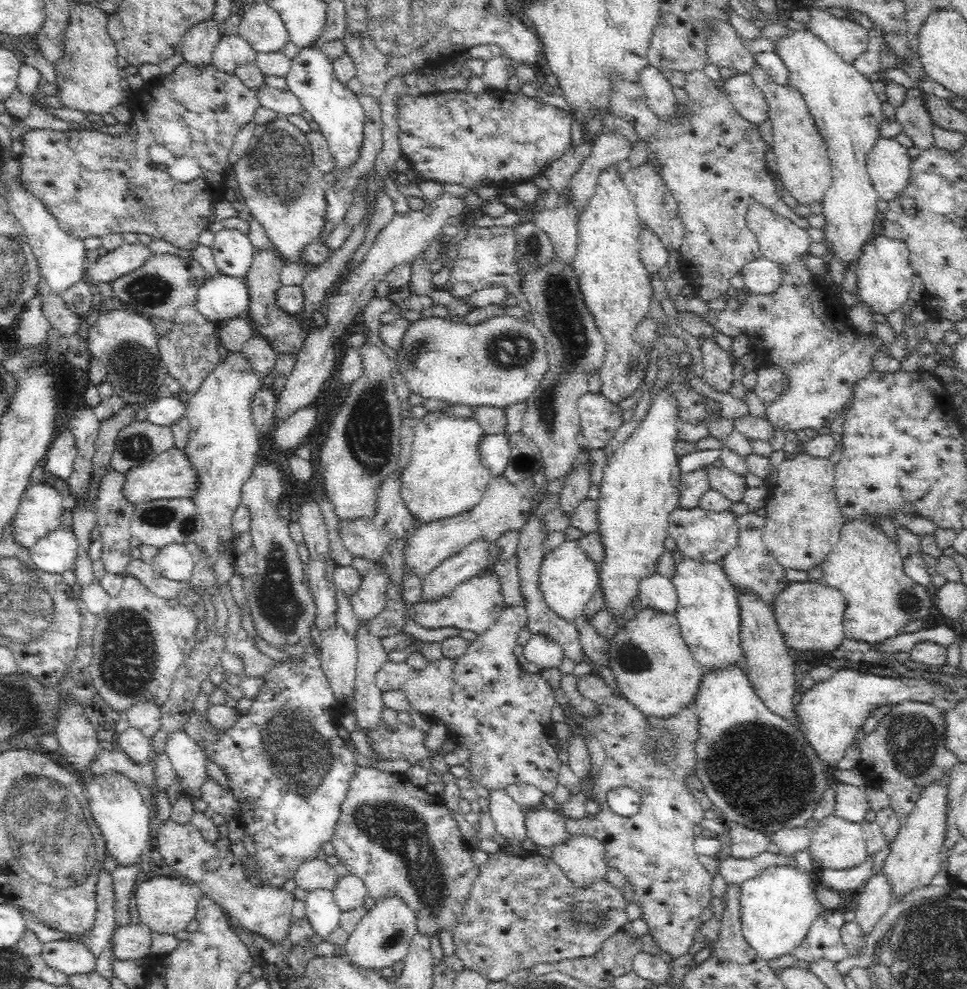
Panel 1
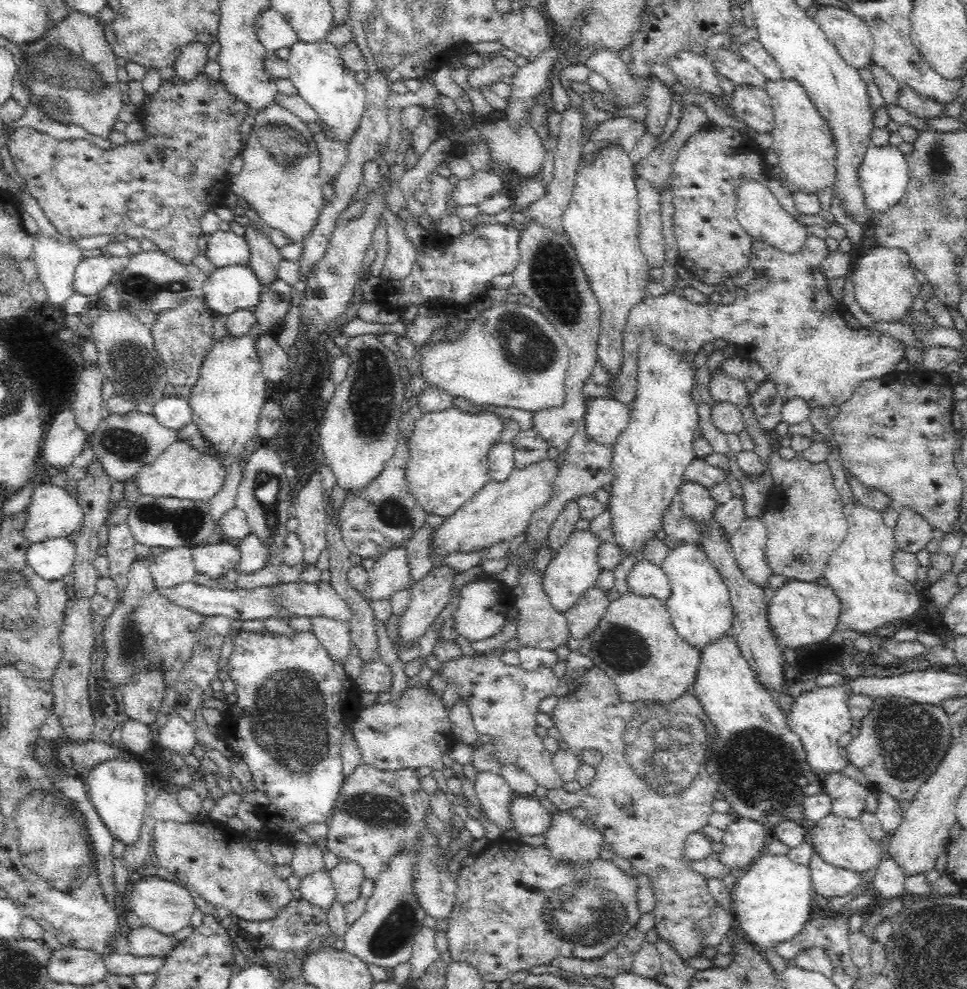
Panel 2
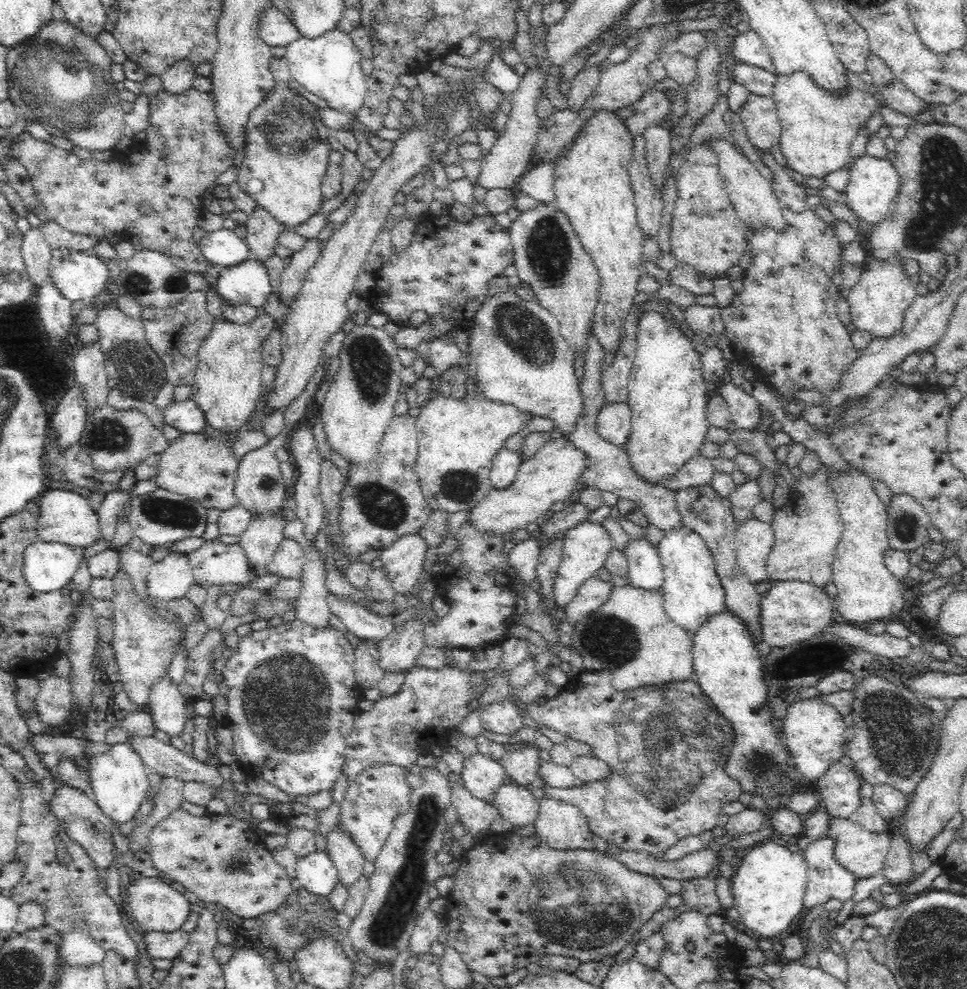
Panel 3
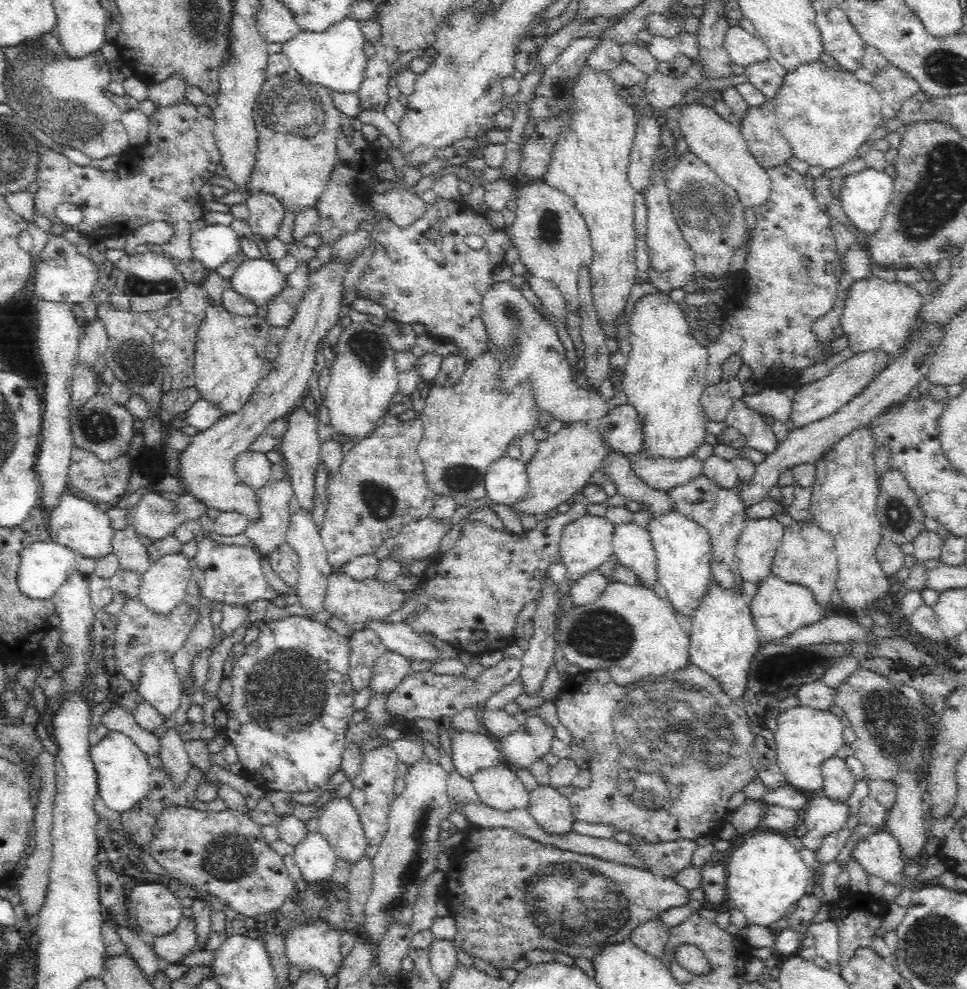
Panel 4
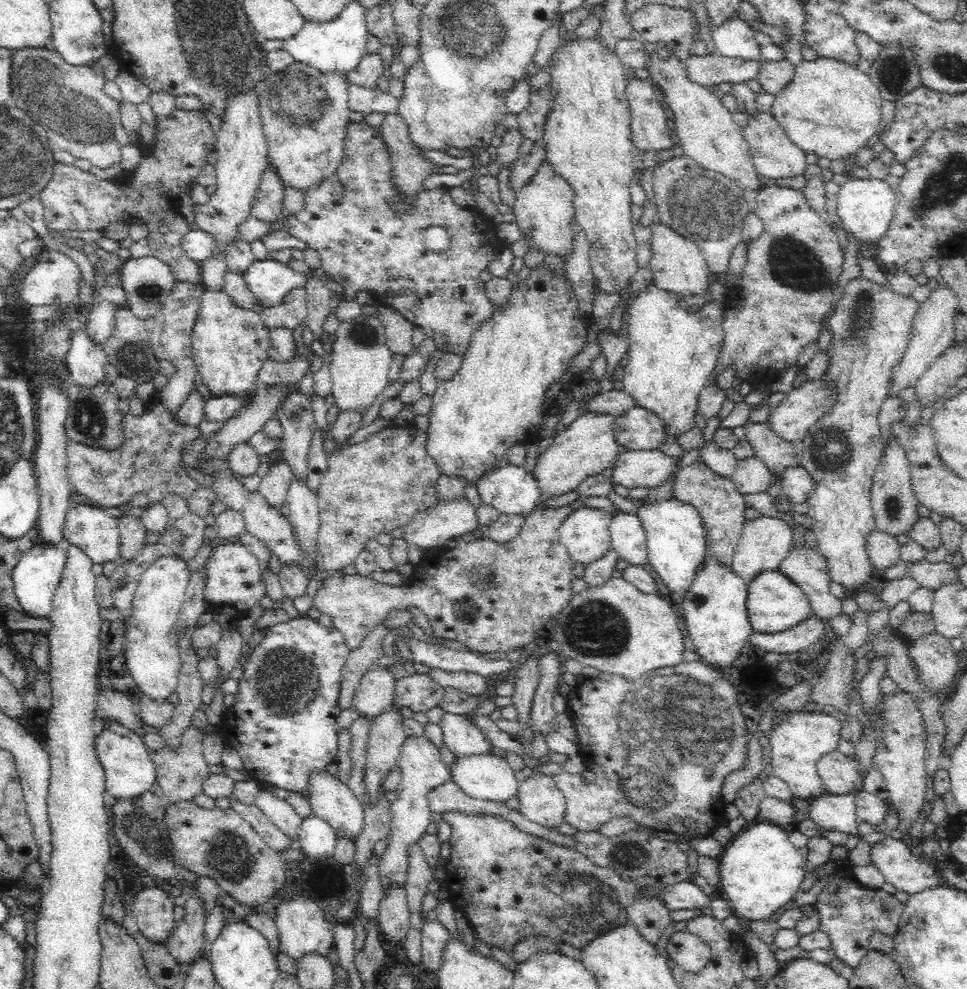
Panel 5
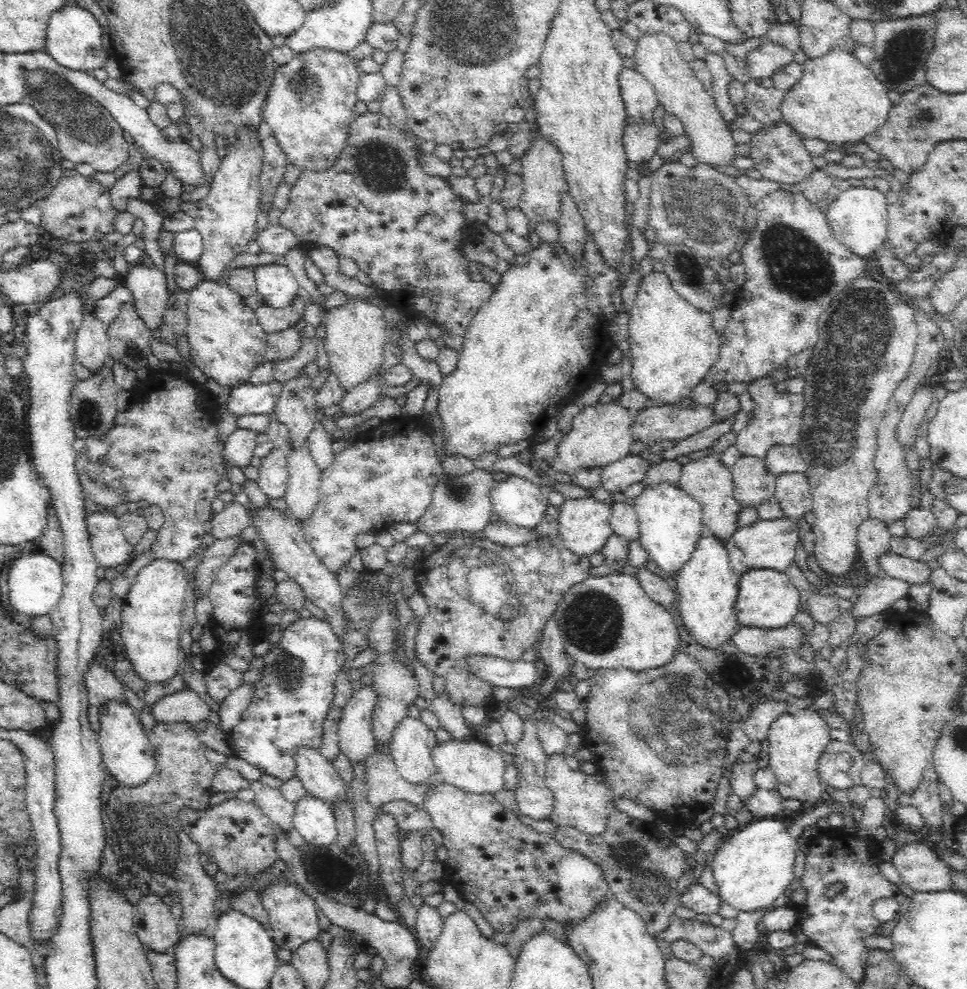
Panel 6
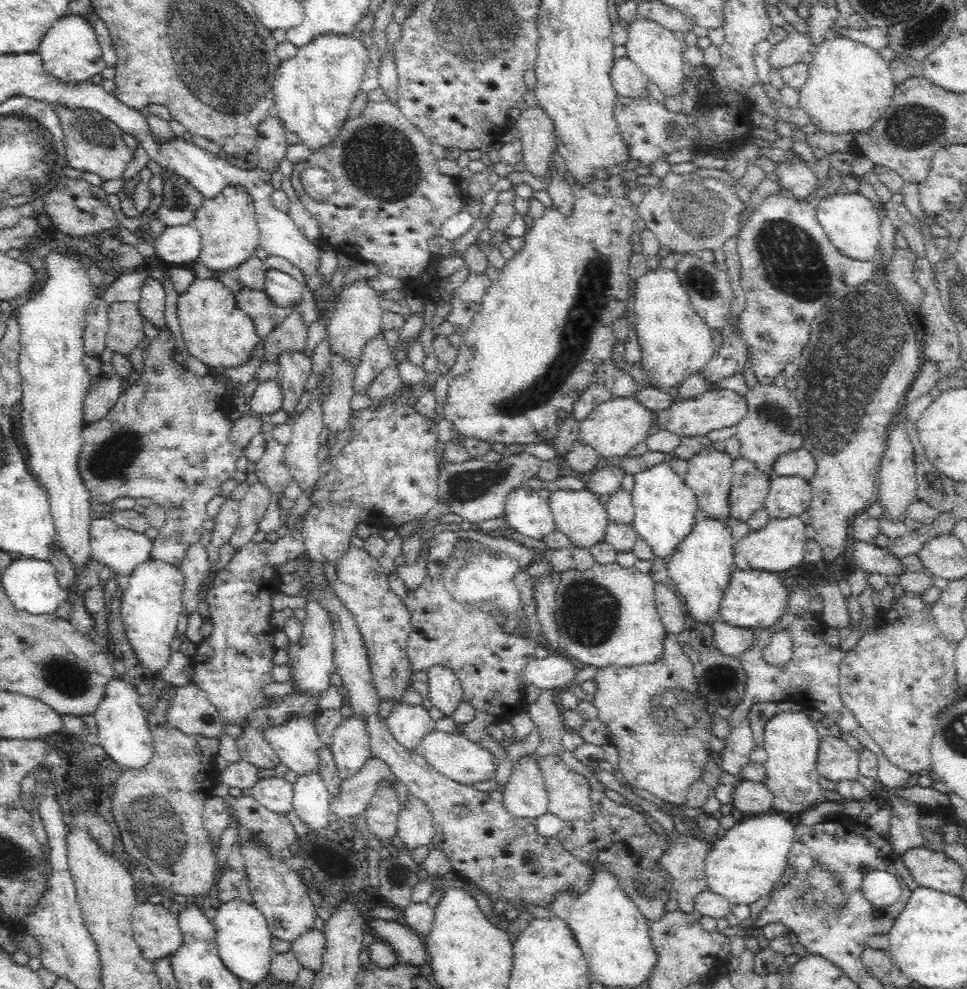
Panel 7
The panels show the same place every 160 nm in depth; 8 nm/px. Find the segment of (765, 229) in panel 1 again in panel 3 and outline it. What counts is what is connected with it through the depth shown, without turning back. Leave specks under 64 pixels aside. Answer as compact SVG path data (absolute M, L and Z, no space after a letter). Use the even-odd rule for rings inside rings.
M706 138L703 145L709 148L716 155L719 164L719 173L724 181L724 185L731 194L730 200L734 205L736 214L746 226L756 228L759 224L772 225L781 229L784 226L785 218L782 214L778 199L775 197L771 188L771 181L762 176L757 168L750 162L746 155L726 138Z

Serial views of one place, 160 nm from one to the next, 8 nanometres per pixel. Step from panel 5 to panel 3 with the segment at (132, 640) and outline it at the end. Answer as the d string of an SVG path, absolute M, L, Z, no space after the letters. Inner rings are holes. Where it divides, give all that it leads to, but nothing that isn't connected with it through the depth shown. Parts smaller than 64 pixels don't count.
M170 553L156 561L147 576L146 592L159 605L182 599L195 582L189 558L184 553ZM167 675L157 677L148 687L146 710L152 715L155 728L172 736L180 736L185 723L185 696L179 685Z

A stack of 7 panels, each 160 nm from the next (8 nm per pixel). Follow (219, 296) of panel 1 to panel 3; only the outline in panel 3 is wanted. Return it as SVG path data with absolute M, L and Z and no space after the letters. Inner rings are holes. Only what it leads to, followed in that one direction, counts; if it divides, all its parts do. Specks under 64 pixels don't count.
M256 259L226 267L214 287L223 302L233 305L249 304L259 310L262 310L272 293L266 267Z

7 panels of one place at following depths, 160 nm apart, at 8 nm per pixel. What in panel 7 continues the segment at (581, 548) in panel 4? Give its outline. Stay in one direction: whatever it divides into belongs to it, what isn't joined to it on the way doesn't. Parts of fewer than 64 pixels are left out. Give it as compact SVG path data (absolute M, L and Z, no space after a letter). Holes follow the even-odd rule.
M588 489L554 490L547 503L557 530L574 541L574 546L591 547L602 542L609 519L599 497Z

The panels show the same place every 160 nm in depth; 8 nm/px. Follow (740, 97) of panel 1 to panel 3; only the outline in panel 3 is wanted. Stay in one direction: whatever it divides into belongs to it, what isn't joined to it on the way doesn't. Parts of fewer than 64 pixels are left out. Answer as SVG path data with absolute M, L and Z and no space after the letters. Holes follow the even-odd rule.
M751 93L738 115L745 126L748 140L755 149L769 153L770 148L779 146L781 124L772 97Z

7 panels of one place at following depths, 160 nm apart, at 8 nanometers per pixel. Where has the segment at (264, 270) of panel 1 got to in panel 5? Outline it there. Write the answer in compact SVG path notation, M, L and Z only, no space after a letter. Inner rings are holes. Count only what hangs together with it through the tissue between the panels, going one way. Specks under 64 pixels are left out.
M269 163L252 202L252 215L261 221L280 220L282 218L285 185L280 179L278 169Z

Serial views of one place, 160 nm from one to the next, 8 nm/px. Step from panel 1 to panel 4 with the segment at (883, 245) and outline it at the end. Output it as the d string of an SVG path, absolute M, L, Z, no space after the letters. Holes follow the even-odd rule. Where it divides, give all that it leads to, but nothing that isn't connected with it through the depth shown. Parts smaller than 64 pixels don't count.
M874 275L854 282L848 288L838 327L848 340L848 350L856 355L881 352L885 354L885 358L895 356L909 340L910 332L914 329L912 326L917 322L924 300L913 286L904 282L890 285Z

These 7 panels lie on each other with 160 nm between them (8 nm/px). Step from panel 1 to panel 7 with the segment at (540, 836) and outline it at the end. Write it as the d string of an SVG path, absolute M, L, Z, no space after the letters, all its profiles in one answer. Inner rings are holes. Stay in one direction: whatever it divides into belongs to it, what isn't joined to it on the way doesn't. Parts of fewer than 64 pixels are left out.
M434 729L427 732L419 741L417 750L432 768L435 768L445 777L468 785L494 779L496 764L493 756L477 744L472 744L472 742L466 740L458 731L447 734Z

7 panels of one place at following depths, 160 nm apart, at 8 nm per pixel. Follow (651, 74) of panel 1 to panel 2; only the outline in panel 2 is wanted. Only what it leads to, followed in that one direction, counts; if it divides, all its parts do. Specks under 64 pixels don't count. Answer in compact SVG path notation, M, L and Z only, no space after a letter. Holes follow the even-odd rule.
M656 76L652 78L652 88L646 89L645 95L647 134L652 138L660 138L670 116L673 90L666 87Z

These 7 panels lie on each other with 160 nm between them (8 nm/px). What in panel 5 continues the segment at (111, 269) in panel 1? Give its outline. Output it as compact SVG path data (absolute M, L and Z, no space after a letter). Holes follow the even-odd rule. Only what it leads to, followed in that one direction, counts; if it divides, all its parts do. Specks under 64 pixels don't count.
M44 250L20 282L20 300L28 306L76 301L81 278L80 267L70 257Z

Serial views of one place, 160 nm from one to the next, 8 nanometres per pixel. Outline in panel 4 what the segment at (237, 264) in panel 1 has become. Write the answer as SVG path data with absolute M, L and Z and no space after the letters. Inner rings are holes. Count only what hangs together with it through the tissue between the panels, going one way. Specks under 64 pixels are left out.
M213 223L190 235L193 255L209 270L220 268L241 248L239 236L229 225Z

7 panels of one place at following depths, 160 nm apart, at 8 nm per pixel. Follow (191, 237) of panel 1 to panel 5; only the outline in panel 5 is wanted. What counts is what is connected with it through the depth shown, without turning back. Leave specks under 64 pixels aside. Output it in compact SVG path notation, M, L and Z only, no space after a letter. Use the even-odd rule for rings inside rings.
M175 108L166 118L155 118L154 142L143 150L143 157L138 166L132 171L132 180L127 182L125 190L120 189L120 183L115 180L104 180L96 177L90 171L82 171L76 165L57 162L54 164L52 181L40 192L38 197L44 205L44 220L50 230L72 232L72 230L101 230L110 223L124 221L130 224L130 218L146 224L149 230L147 242L151 255L160 262L168 265L176 282L200 283L201 268L199 263L188 258L181 247L182 237L190 230L188 224L194 222L193 206L190 197L192 186L197 183L207 155L214 151L216 137L212 126L202 115L201 111L184 111Z

